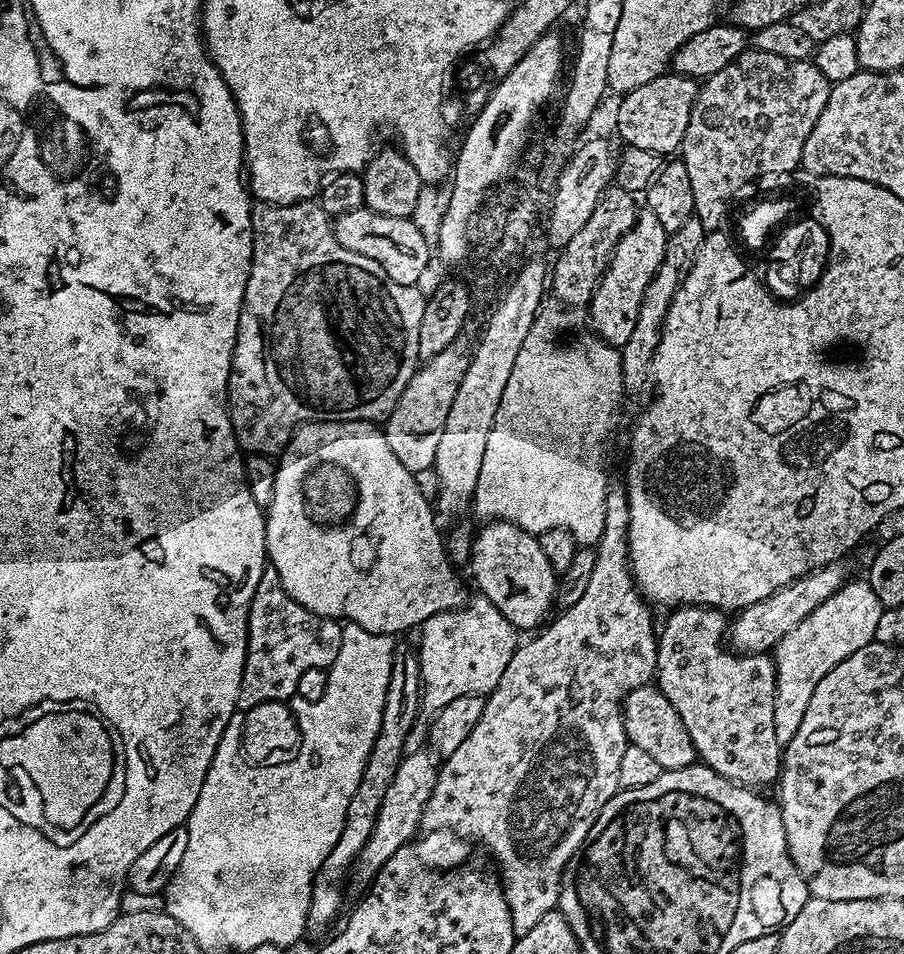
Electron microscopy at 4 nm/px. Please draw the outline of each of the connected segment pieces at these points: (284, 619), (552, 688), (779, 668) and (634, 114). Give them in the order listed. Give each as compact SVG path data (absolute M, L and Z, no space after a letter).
M265 567L248 611L248 653L240 683L239 707L247 710L271 700L291 701L296 696L298 678L306 670L332 667L340 649L341 631L335 619L314 614L294 602L280 587L275 568Z
M623 519L616 520L613 524L611 521L610 526L605 527L604 534L600 537L600 543L596 545L597 560L594 562L590 582L586 582L586 590L582 590L582 598L578 598L578 602L574 602L574 606L564 608L561 616L552 625L549 623L543 631L536 634L541 634L541 636L534 637L529 644L521 643L517 647L499 682L499 687L487 697L484 713L474 726L474 730L466 738L466 742L462 742L462 746L458 746L458 750L454 750L454 754L447 756L439 765L436 785L426 802L424 813L420 819L420 833L415 841L414 850L416 857L430 868L455 869L457 867L456 860L464 860L471 854L472 843L485 844L492 851L493 858L500 863L499 871L502 873L504 896L507 897L508 905L512 910L512 925L517 936L526 934L538 923L538 918L544 916L542 908L546 909L546 906L550 906L555 909L557 907L554 902L554 894L542 894L542 892L554 892L554 882L558 882L556 881L558 870L566 870L569 867L566 858L574 858L583 849L586 841L592 835L592 829L596 826L598 814L606 806L606 802L610 802L610 798L621 791L618 782L618 765L622 762L622 754L629 746L628 736L624 732L621 700L629 689L645 687L651 681L648 679L651 676L653 679L658 672L656 662L658 624L652 621L651 610L653 611L653 609L642 599L642 593L630 571L625 528L626 524Z
M849 579L839 592L834 593L822 606L818 606L801 622L799 628L790 630L782 639L777 640L775 651L785 650L789 643L800 644L800 652L792 656L792 664L788 660L775 661L776 666L776 709L774 710L774 726L784 733L798 730L802 722L802 714L806 714L806 706L810 702L810 694L830 674L828 669L828 636L856 636L862 640L866 636L866 643L875 641L878 630L878 618L882 618L884 605L878 602L878 594L868 585L867 579Z
M665 74L637 88L625 91L616 108L616 132L627 147L656 152L675 153L686 132L690 110L696 101L698 84L693 77L679 74Z

